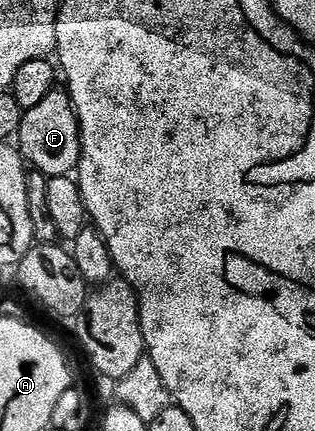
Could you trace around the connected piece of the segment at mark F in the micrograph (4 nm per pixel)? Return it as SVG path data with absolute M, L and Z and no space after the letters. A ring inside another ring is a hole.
M56 90L45 94L37 106L26 109L17 133L17 147L26 163L44 176L70 176L79 167L81 158L81 134L79 119L66 90Z

